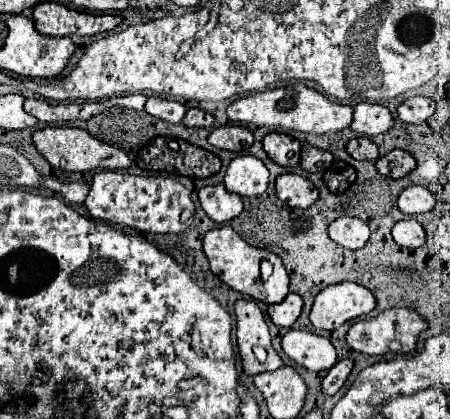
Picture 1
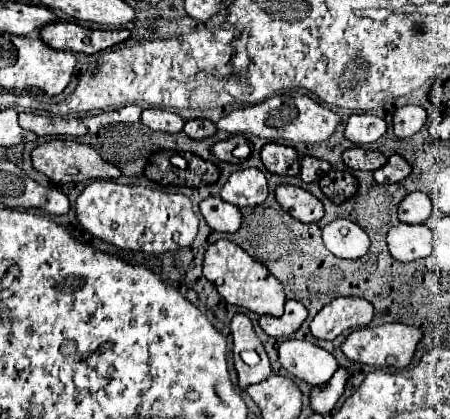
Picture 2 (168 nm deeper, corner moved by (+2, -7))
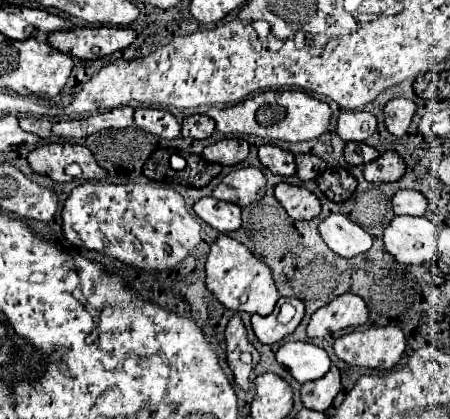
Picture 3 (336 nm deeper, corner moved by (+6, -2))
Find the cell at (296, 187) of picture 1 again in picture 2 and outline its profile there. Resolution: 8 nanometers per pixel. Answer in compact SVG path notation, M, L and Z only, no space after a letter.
M278 185L276 187L276 199L282 205L284 211L288 211L294 219L302 223L320 221L324 217L322 203L306 189L296 185Z

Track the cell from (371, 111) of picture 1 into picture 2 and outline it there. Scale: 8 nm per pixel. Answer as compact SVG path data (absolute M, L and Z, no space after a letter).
M356 113L350 115L346 123L346 139L350 139L356 145L366 145L378 141L386 133L386 121L382 117L370 115L370 113Z

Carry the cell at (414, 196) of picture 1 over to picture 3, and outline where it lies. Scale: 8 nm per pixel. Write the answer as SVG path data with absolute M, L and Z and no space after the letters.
M398 190L392 198L392 210L400 216L424 216L426 198L422 192L416 190Z

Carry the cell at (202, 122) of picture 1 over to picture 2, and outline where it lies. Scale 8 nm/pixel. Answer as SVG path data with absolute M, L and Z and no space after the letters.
M190 119L184 125L184 133L192 139L204 139L216 133L216 125L208 119Z

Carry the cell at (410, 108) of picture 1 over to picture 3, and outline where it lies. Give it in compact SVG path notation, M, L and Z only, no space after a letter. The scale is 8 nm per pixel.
M394 98L384 106L384 126L394 136L404 136L410 120L416 112L416 104L408 98Z

